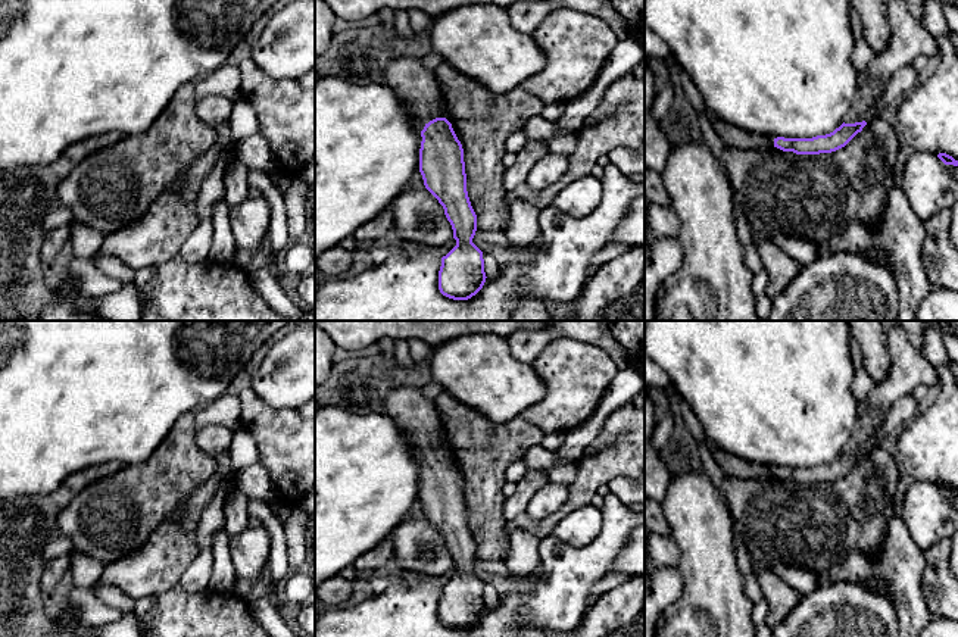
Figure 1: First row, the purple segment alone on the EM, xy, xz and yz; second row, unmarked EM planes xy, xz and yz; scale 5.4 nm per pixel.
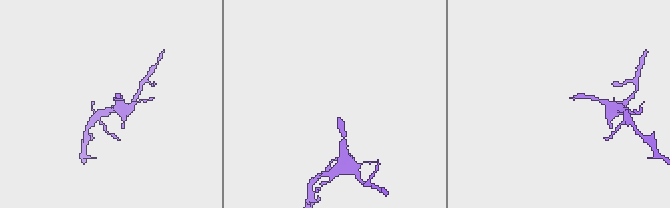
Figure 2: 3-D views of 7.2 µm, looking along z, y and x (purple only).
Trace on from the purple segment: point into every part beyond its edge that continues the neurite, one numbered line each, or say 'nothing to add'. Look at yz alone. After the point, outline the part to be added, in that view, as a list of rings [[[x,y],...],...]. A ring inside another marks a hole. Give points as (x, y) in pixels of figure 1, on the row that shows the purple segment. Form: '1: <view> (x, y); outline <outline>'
1: yz (730, 136); outline [[[712,116],[711,124],[717,135],[721,138],[723,144],[727,147],[736,147],[736,149],[743,149],[743,150],[774,147],[773,137],[765,137],[761,134],[752,134],[752,132],[743,131],[715,116]]]

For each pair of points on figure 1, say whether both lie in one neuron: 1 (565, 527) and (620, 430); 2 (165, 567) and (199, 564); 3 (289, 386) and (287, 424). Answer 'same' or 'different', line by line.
1: different
2: different
3: different

